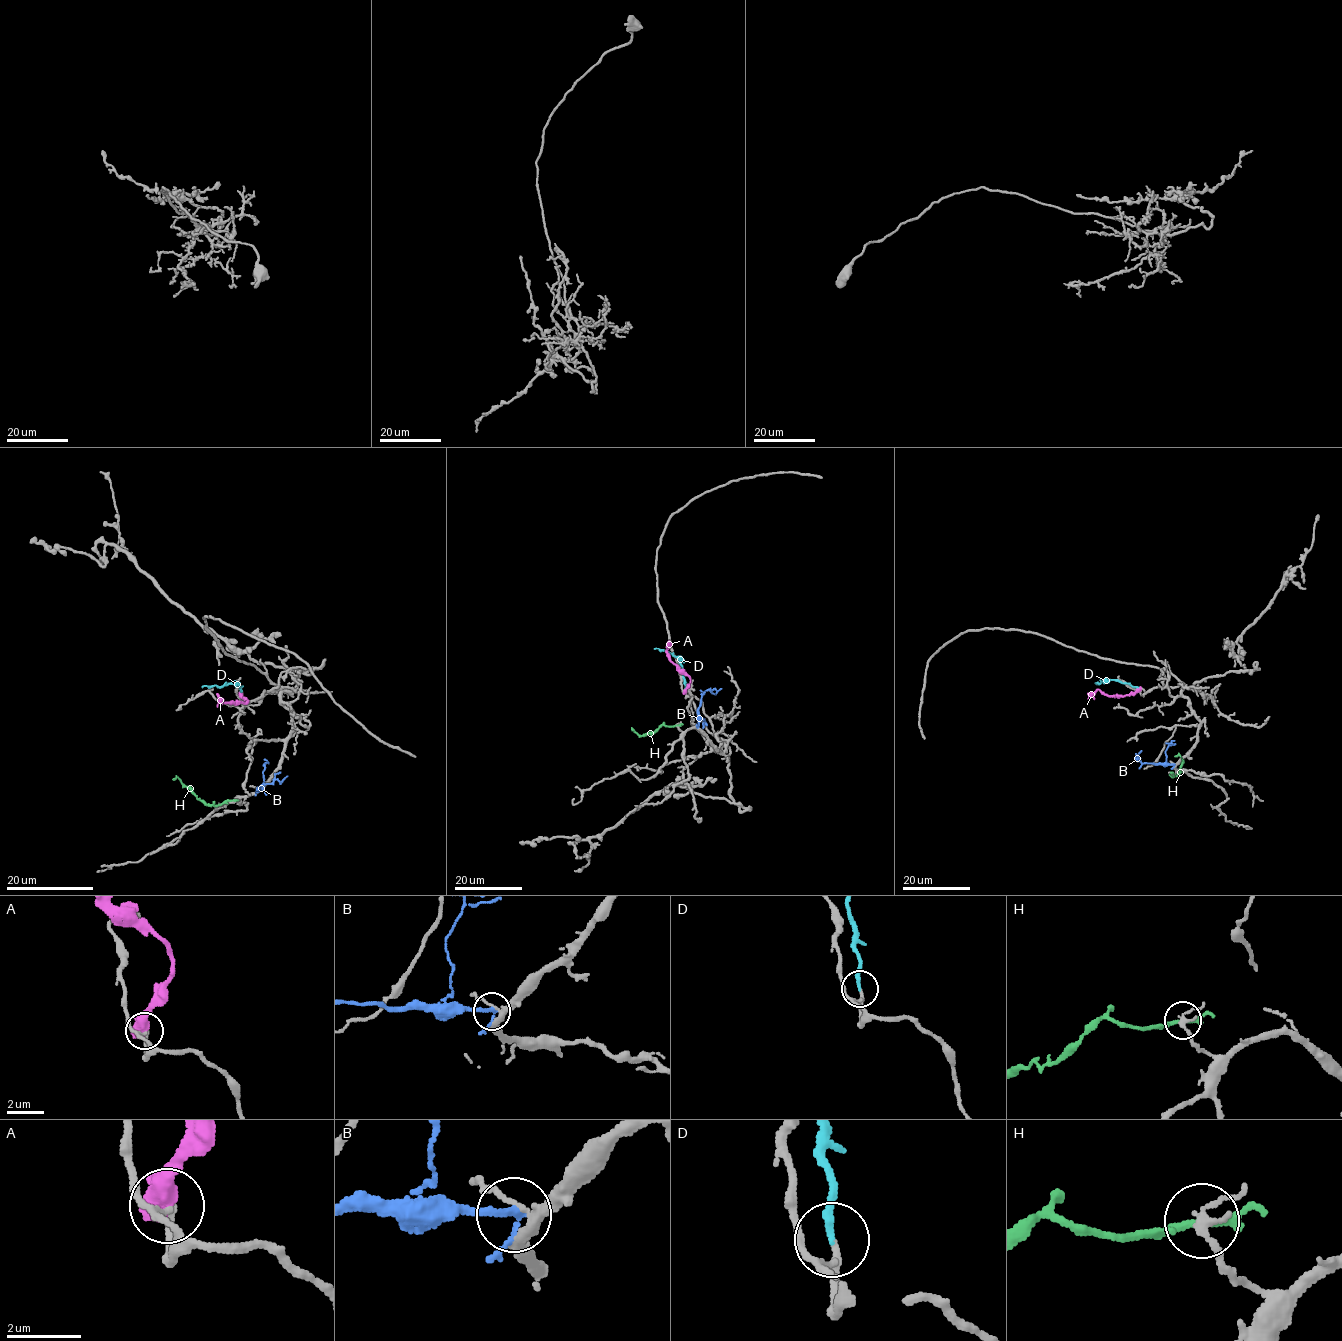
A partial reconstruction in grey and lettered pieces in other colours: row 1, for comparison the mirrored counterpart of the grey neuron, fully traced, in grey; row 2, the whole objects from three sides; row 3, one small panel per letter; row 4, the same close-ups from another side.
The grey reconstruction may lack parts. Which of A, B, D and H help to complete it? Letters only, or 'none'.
D

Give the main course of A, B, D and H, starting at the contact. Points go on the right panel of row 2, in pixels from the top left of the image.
A: (1139, 689), (1123, 696), (1108, 696), (1099, 689), (1087, 699)
B: (1173, 764), (1141, 762), (1135, 753)
D: (1138, 687), (1108, 680), (1096, 683)
H: (1172, 773), (1175, 776), (1180, 771), (1183, 759), (1178, 754), (1174, 756)

